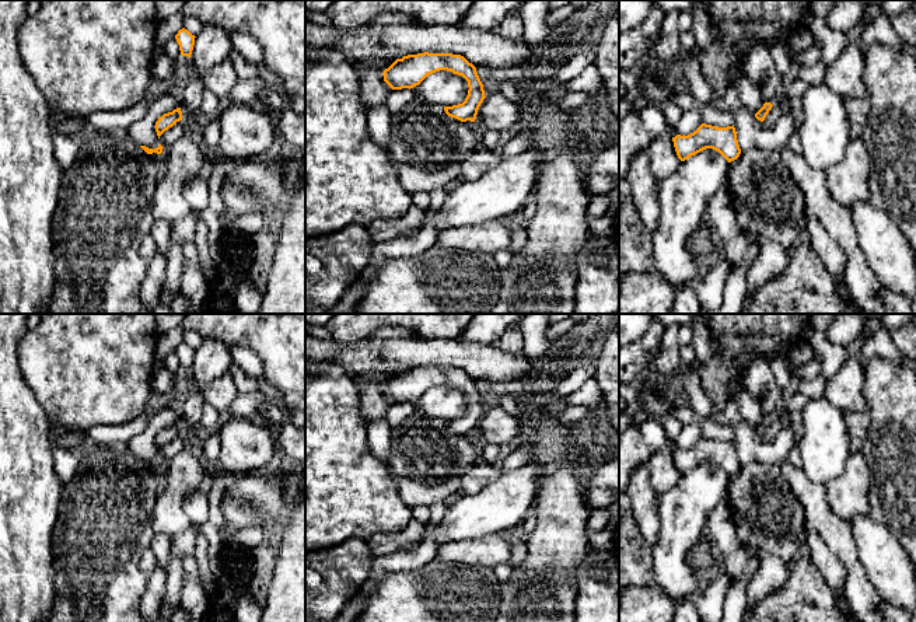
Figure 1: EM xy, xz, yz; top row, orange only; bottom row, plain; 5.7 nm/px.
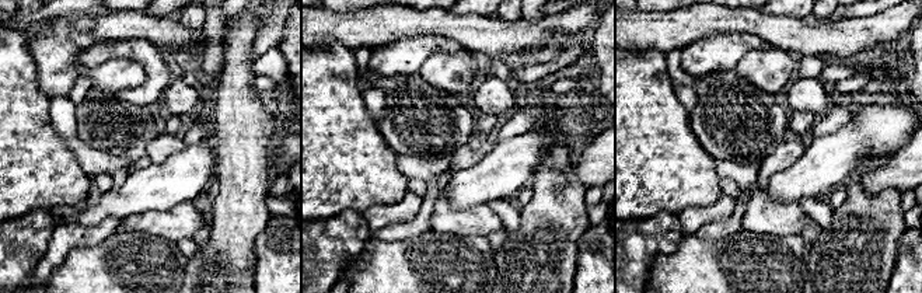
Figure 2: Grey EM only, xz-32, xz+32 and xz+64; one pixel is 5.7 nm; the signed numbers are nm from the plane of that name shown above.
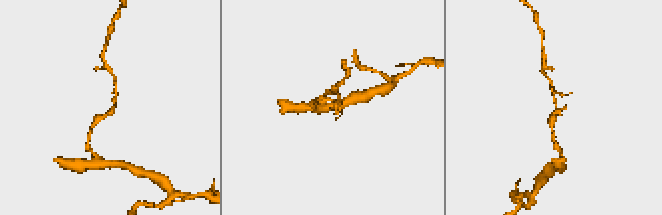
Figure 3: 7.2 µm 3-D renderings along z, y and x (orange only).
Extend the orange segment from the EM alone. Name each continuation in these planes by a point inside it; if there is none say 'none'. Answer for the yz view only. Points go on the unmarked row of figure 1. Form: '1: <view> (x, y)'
none

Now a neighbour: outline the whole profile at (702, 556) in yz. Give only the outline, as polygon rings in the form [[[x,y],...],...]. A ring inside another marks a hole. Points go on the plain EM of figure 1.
[[[702,534],[689,553],[689,565],[695,572],[709,570],[714,565],[716,548],[707,534]]]

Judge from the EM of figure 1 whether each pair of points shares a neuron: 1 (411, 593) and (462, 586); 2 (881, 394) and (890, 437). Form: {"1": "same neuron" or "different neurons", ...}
{"1": "same neuron", "2": "same neuron"}

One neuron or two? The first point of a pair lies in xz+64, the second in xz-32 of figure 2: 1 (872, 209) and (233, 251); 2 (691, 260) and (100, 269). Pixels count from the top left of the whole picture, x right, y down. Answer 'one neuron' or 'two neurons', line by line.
1: one neuron
2: one neuron

